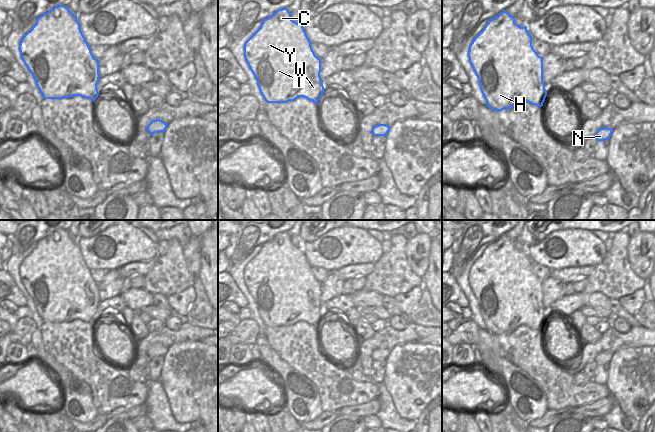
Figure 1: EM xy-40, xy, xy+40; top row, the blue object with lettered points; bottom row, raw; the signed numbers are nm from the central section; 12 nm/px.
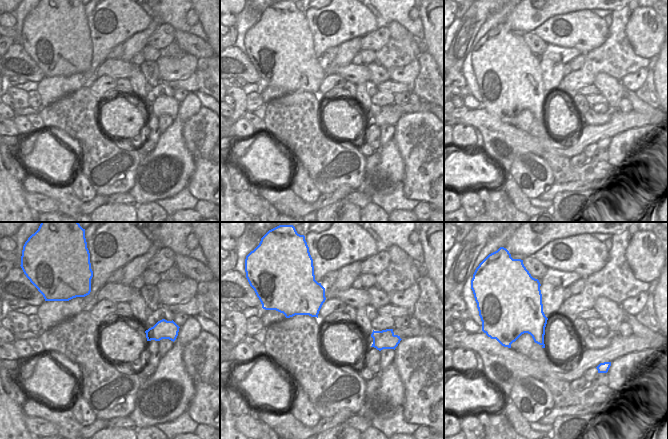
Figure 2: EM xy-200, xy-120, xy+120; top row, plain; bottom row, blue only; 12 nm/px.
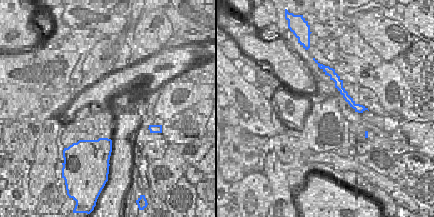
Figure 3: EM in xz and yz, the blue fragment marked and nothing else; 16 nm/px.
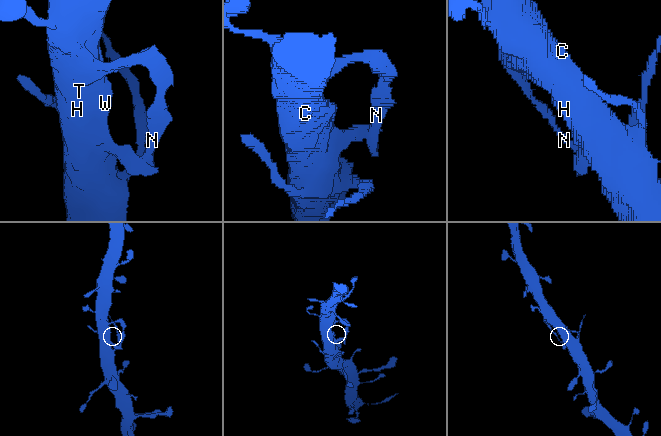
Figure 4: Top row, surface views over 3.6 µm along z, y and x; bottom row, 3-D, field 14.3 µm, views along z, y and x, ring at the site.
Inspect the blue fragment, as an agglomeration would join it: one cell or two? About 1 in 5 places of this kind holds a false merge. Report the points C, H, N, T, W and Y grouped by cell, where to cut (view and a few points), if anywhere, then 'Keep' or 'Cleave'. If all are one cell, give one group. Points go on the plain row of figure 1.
Groups: C H N T W Y. No split. Keep.

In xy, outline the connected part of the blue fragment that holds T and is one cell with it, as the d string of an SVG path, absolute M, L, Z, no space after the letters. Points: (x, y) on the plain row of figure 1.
M287 232L278 233L263 244L260 252L245 266L244 281L267 327L287 327L304 321L318 328L324 317L325 312L320 301L321 283L315 279L302 247L293 245Z

